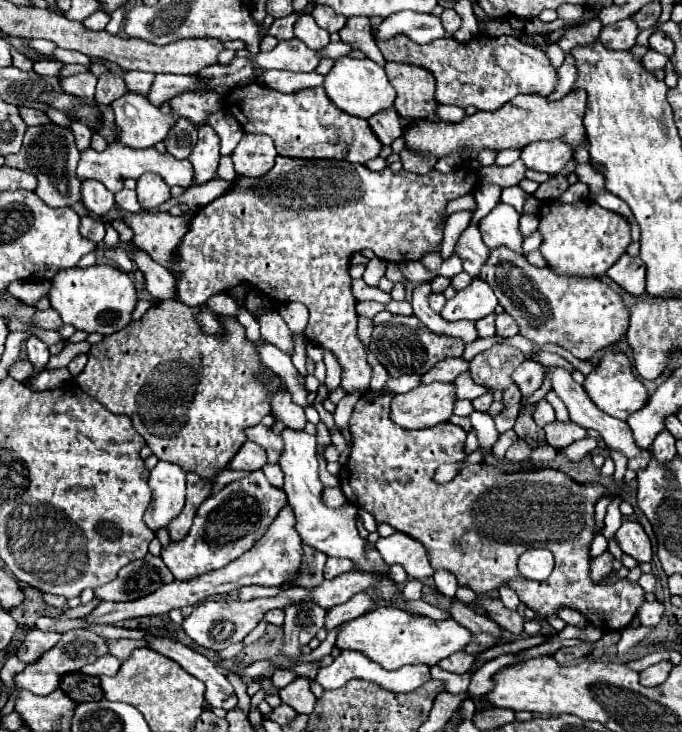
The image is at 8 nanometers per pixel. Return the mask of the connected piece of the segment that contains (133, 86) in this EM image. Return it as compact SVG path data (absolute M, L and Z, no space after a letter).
M126 72L124 74L124 82L126 82L128 92L142 94L142 96L148 94L152 80L154 80L154 74L150 74L150 72Z

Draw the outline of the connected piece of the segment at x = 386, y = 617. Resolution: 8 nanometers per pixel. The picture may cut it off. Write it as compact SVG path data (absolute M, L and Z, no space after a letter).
M380 606L372 612L366 612L346 624L340 626L340 632L336 636L336 648L338 650L356 650L366 654L372 662L378 662L386 670L398 670L406 664L428 664L434 666L442 658L448 658L450 654L464 650L464 646L470 642L472 632L454 622L452 618L434 622L426 616L410 616L408 612L402 612L394 606Z

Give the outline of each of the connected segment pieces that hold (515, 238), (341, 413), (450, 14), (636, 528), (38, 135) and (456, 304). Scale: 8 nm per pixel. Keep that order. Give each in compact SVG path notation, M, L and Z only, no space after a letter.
M498 204L486 218L482 218L480 220L480 234L484 236L484 244L490 248L490 250L494 250L494 248L498 248L498 246L506 246L506 248L510 248L510 250L514 250L516 254L522 254L522 240L524 240L524 236L522 236L522 232L520 232L520 228L518 228L518 212L512 208L512 206L508 206L508 204Z
M358 390L358 394L346 394L338 406L336 406L336 412L334 412L334 420L336 420L336 426L342 430L346 424L348 424L348 418L352 414L352 408L356 406L356 402L360 400L360 396L364 394L364 390Z
M448 8L448 10L444 10L442 14L440 14L440 18L442 18L442 26L444 26L444 30L446 32L450 32L450 34L454 34L458 28L460 28L460 16L452 10L452 8Z
M624 520L616 532L616 542L620 550L632 556L636 562L650 562L652 560L652 544L644 532L644 528L634 520Z
M54 124L30 126L26 130L22 150L18 154L6 156L4 160L6 160L6 166L30 172L30 174L34 174L38 178L36 194L50 208L74 206L76 202L80 202L80 186L82 186L82 182L76 178L76 164L80 160L80 152L76 150L74 136L72 136L70 130L66 130L62 126L54 126Z
M476 278L464 290L456 292L454 298L450 298L446 302L440 316L450 322L464 320L464 318L476 322L476 320L492 314L496 304L498 304L498 300L496 300L492 288L484 280Z

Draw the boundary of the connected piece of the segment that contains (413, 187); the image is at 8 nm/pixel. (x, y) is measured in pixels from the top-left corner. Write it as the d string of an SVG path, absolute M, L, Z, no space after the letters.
M278 156L274 168L266 176L238 178L230 192L204 206L192 218L190 230L178 248L178 298L186 306L202 306L214 294L228 292L238 284L250 284L250 288L256 288L256 292L272 302L302 302L310 312L305 337L338 356L342 366L342 388L346 392L370 388L372 368L366 362L366 350L356 336L358 314L350 290L352 278L348 274L352 254L370 248L386 262L400 264L406 258L420 260L442 244L446 204L458 196L474 192L478 184L480 176L468 166L458 166L448 174L430 170L420 176L406 170L392 172L388 166L380 172L372 172L362 164L338 160L292 160Z

